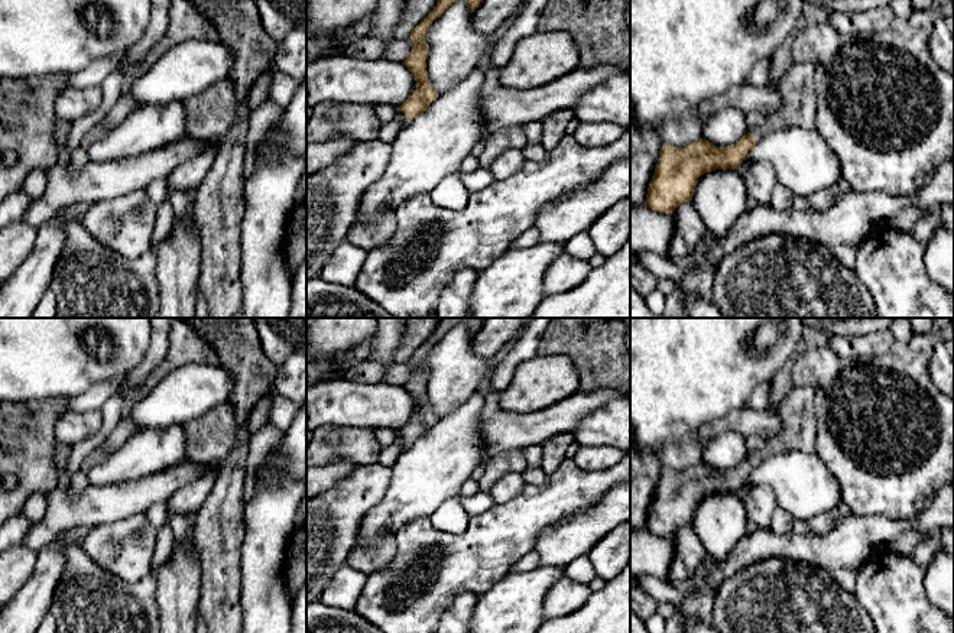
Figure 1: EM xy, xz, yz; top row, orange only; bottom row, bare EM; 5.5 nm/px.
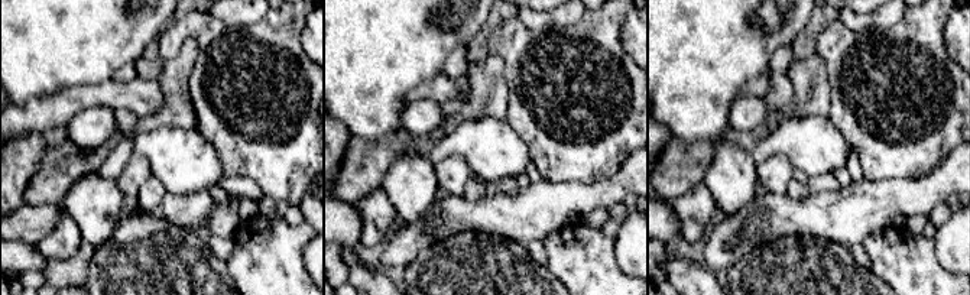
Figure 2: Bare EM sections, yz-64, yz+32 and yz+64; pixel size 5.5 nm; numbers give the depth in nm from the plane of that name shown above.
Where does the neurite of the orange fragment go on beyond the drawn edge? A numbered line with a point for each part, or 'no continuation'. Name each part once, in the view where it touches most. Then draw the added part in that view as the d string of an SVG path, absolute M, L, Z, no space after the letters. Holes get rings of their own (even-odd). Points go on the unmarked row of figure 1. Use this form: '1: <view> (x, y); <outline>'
1: yz (797, 415); M812 386L794 387L775 409L782 431L769 439L755 455L755 465L769 457L799 451L815 454L817 449L817 419L814 412L814 397L817 389Z

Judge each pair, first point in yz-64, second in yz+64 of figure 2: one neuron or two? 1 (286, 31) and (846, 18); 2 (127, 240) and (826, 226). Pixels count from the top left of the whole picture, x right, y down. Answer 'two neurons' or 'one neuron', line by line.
1: two neurons
2: two neurons

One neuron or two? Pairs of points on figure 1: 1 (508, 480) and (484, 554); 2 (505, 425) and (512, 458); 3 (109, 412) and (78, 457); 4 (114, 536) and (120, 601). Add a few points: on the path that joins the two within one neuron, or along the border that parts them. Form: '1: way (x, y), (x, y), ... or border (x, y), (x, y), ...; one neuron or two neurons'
1: border (526, 484), (508, 500), (495, 505); two neurons
2: border (521, 448), (499, 451), (487, 458); two neurons
3: way (109, 424), (90, 445); one neuron
4: border (90, 557), (129, 583), (136, 583), (151, 573); two neurons

